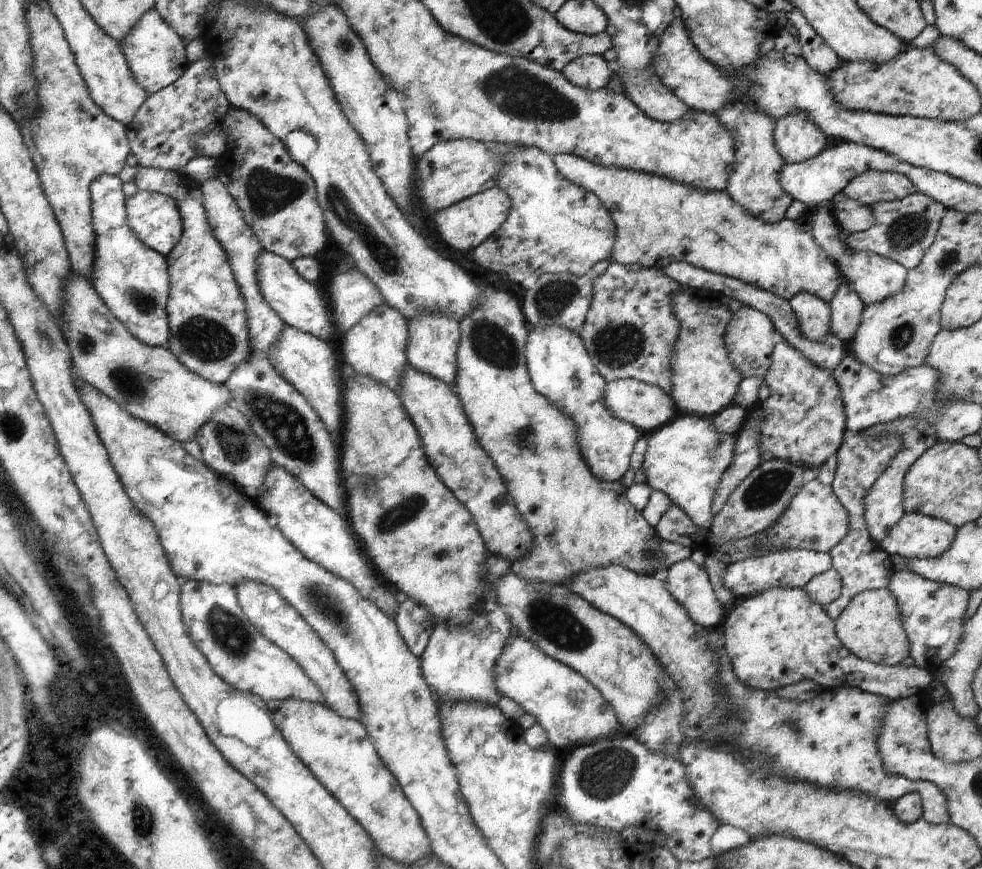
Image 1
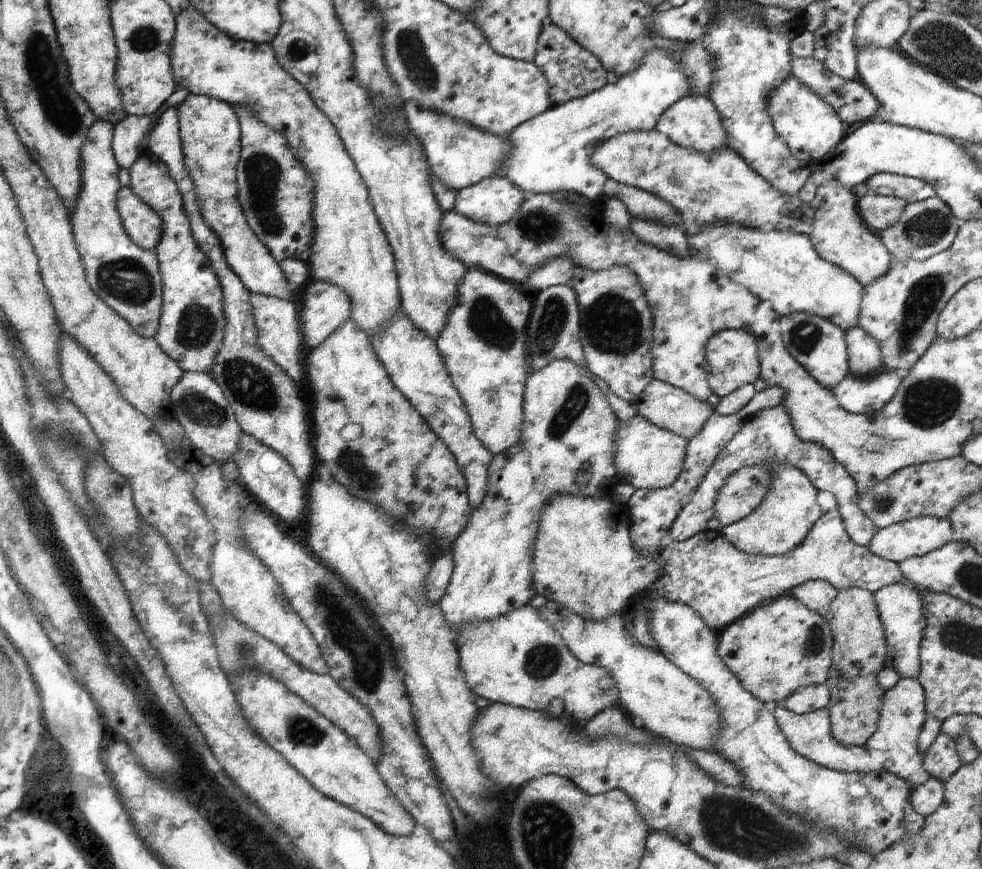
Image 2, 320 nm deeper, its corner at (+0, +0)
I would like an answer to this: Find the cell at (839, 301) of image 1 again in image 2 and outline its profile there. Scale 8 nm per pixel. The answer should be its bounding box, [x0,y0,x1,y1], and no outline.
[844,327,884,377]

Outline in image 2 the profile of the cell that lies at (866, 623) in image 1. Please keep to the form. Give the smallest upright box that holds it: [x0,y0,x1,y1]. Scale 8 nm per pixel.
[822,587,886,747]

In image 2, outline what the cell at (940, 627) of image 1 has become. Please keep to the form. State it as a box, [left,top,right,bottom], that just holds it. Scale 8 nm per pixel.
[873,582,925,679]

